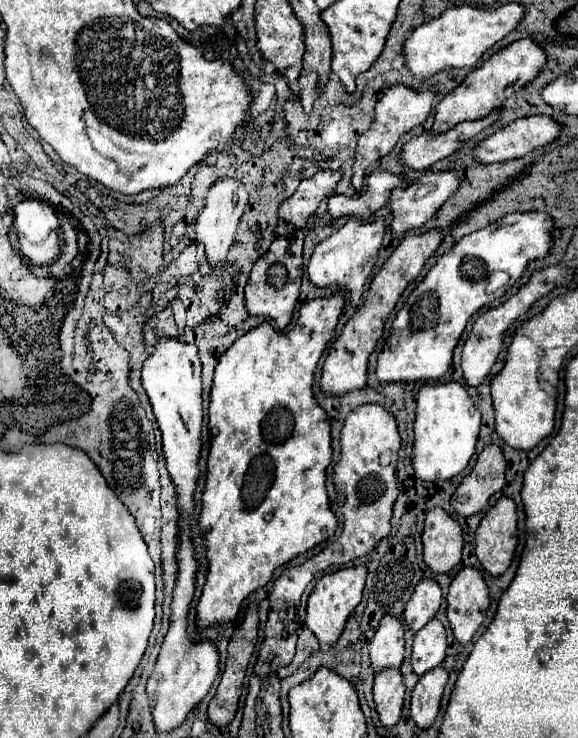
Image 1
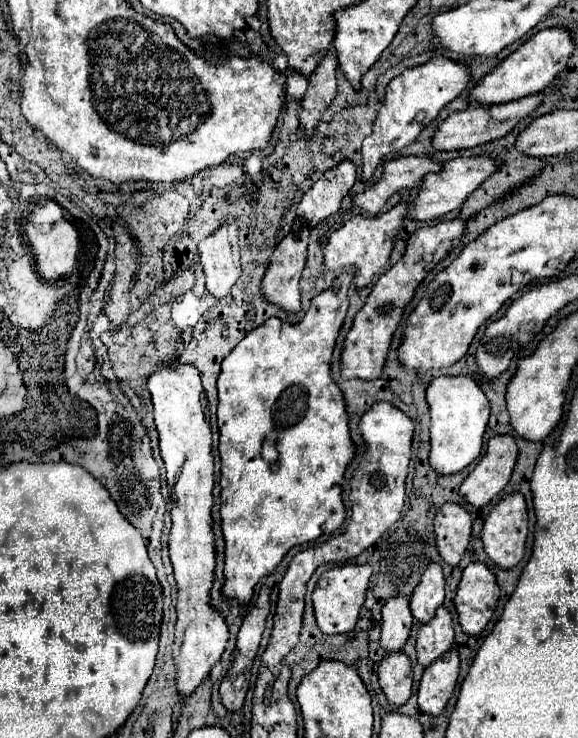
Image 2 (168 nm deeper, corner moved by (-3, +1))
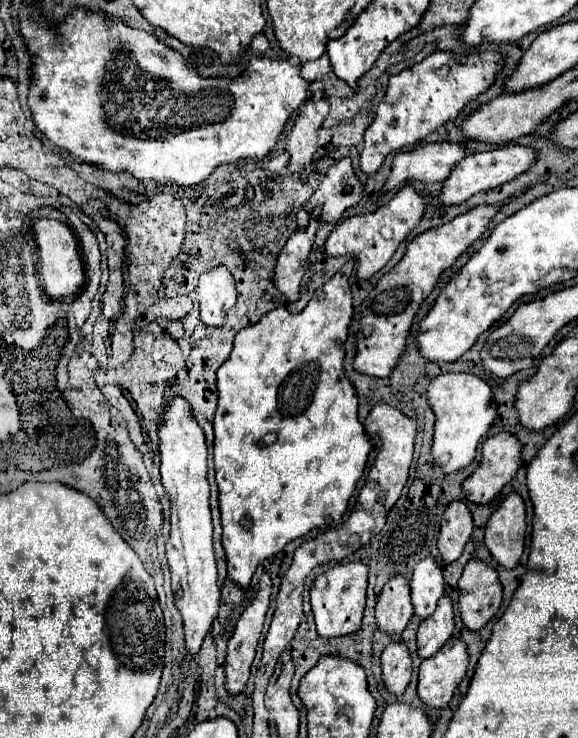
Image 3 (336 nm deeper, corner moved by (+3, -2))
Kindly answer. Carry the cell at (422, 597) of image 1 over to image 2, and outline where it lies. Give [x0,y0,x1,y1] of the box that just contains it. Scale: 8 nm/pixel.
[411,563,445,623]

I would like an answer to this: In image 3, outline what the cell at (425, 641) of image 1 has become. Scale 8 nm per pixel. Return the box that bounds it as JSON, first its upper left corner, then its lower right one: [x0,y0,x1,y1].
[417,596,455,658]

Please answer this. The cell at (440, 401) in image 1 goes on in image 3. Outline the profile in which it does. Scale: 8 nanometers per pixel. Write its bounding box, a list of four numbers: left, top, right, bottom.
[427,372,497,472]

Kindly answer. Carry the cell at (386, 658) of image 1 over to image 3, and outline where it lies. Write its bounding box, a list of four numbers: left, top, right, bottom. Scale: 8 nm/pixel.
[377,576,413,636]

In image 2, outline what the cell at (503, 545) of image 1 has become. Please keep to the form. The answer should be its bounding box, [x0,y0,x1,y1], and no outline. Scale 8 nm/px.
[481,493,527,569]

